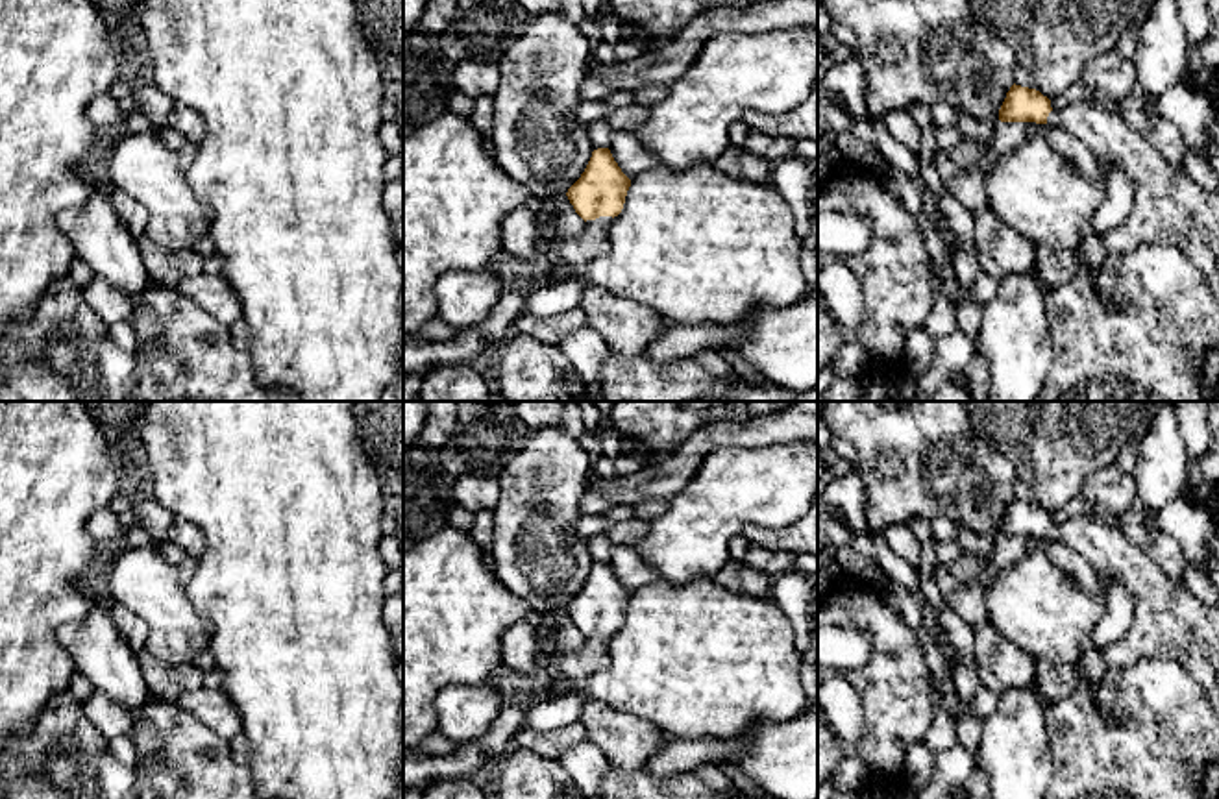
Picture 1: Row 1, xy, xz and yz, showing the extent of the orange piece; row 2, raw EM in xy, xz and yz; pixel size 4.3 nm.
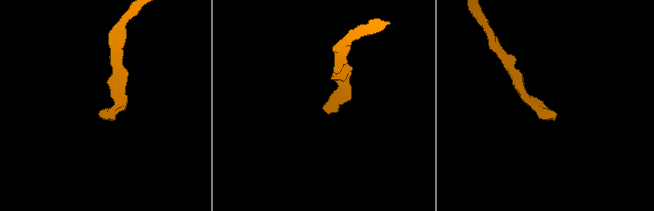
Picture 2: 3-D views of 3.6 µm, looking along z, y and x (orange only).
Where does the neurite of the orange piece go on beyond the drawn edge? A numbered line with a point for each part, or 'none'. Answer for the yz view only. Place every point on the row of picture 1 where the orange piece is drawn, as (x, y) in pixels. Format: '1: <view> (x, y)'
1: yz (1169, 208)

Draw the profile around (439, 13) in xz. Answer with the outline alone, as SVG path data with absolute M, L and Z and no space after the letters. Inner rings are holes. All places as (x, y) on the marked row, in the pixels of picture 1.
M427 0L418 30L440 37L457 13L457 0Z

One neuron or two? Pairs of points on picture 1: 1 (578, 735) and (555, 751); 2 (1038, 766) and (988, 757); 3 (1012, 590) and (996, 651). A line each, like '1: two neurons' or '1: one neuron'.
1: one neuron
2: one neuron
3: two neurons

